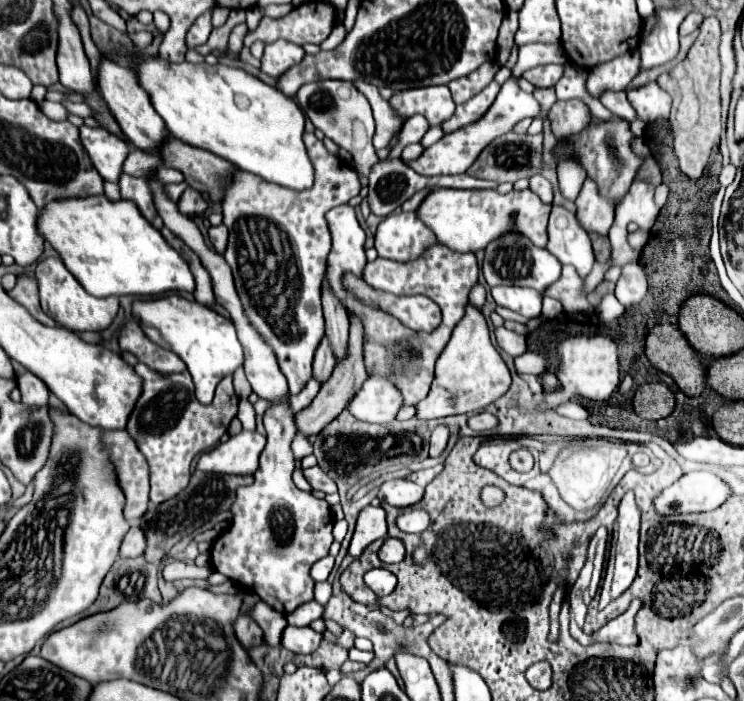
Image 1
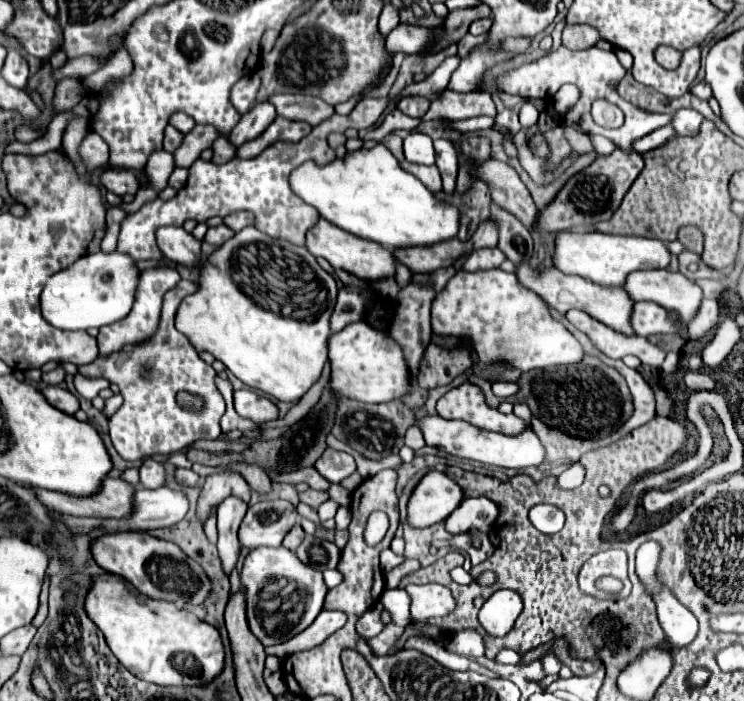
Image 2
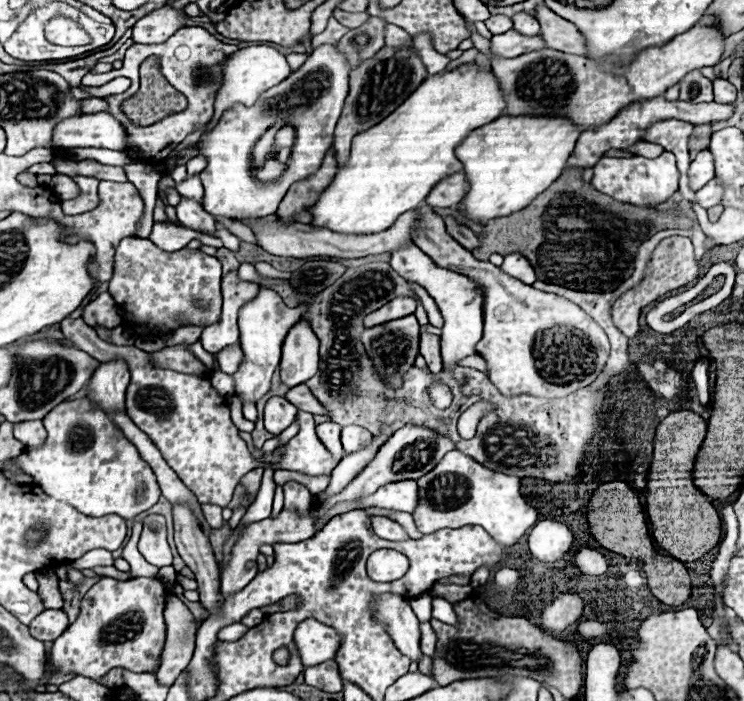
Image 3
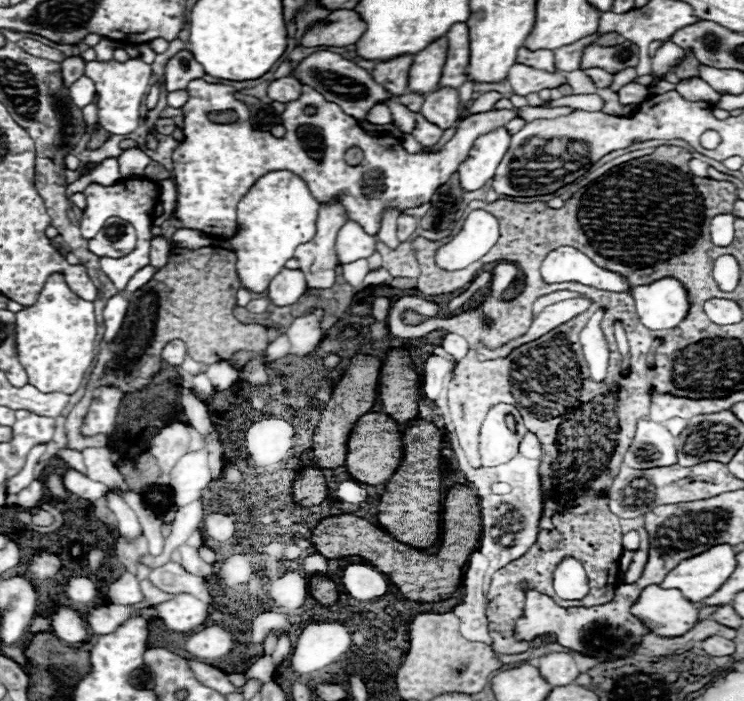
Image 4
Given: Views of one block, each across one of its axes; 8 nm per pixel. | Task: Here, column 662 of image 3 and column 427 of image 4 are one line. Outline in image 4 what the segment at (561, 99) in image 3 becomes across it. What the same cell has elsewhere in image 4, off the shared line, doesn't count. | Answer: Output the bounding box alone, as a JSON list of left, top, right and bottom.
[408,36,448,94]

